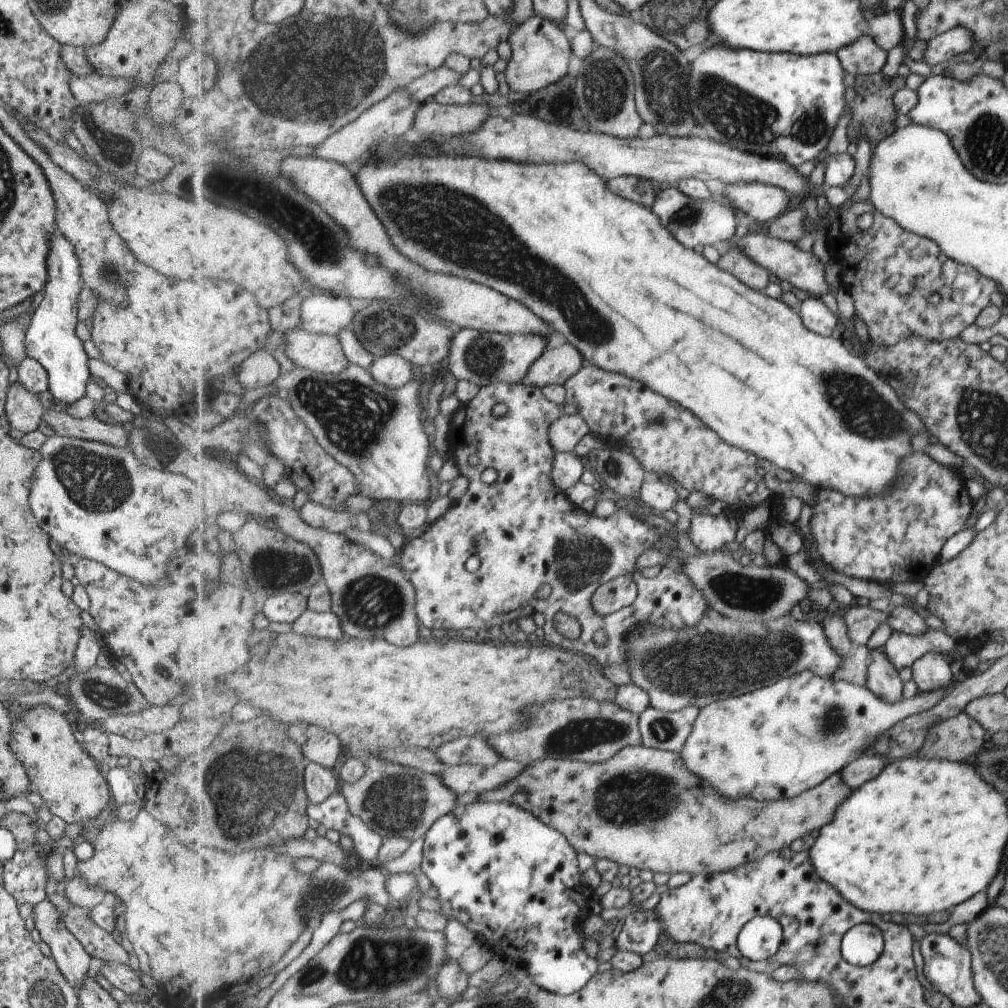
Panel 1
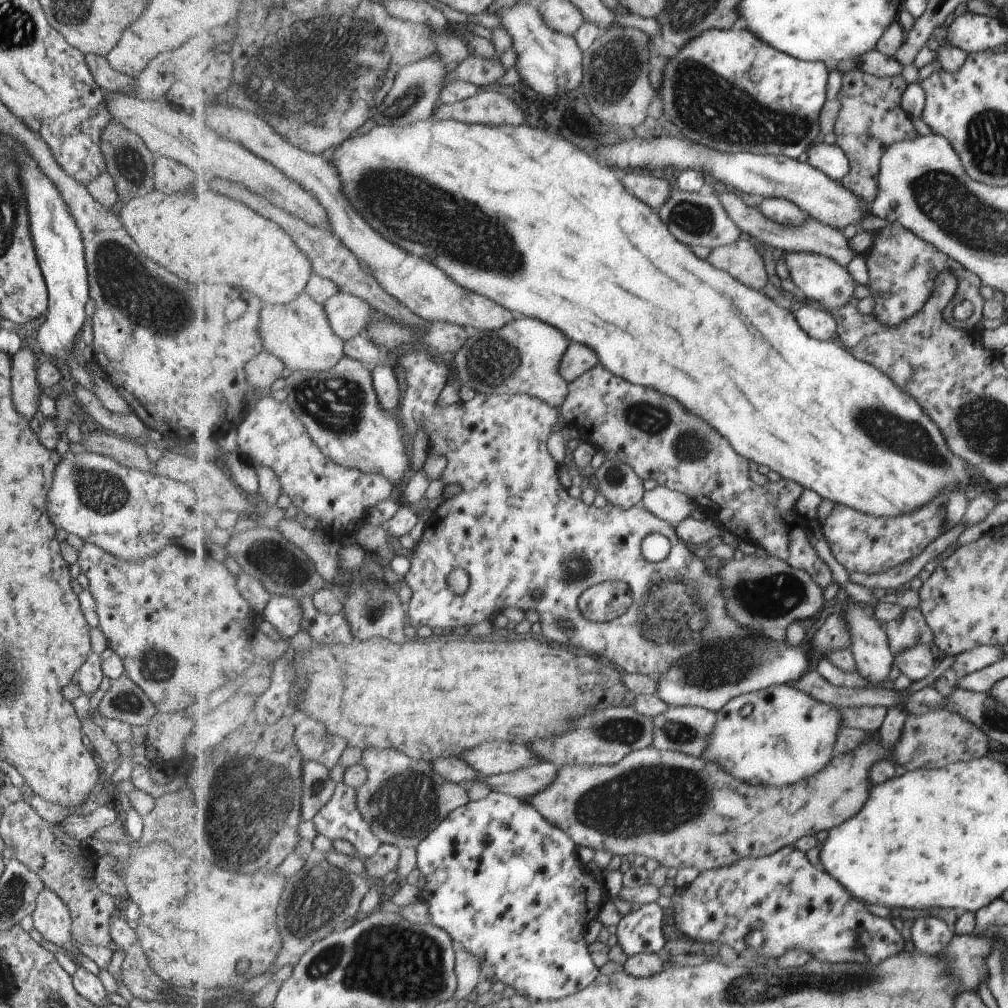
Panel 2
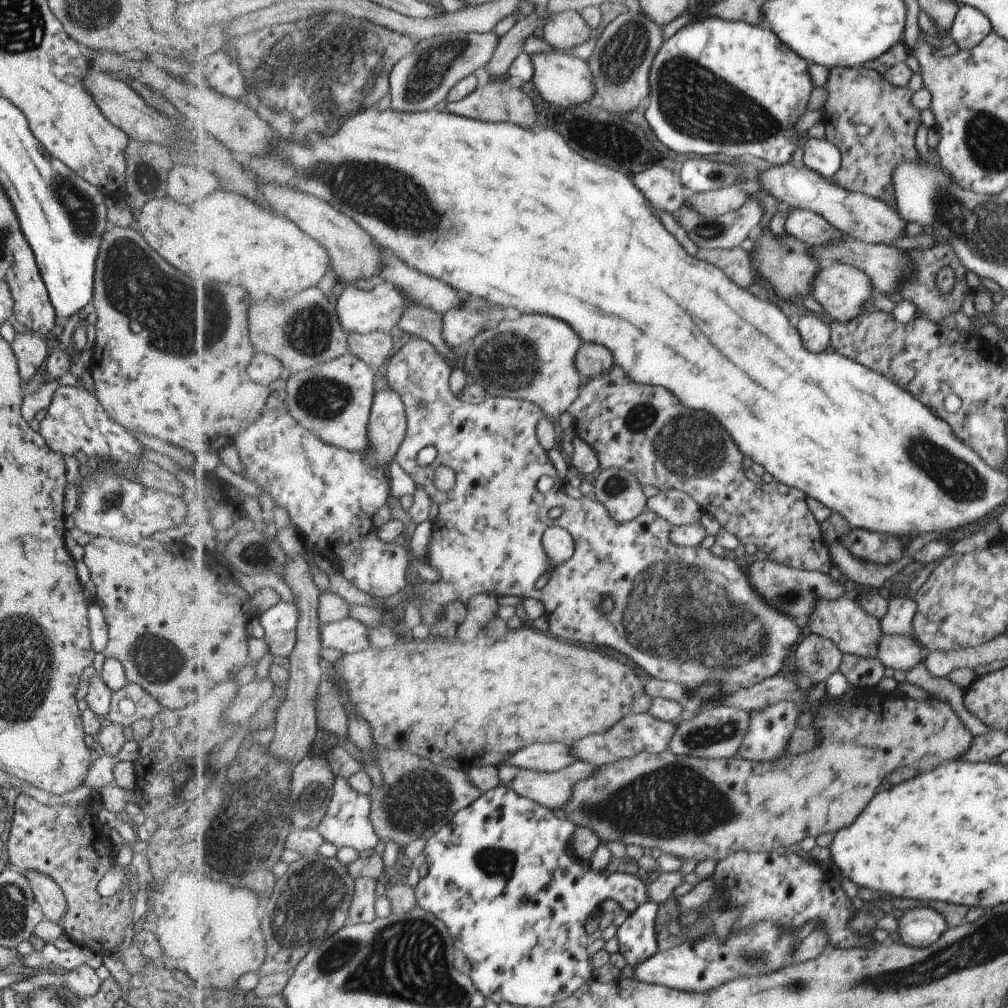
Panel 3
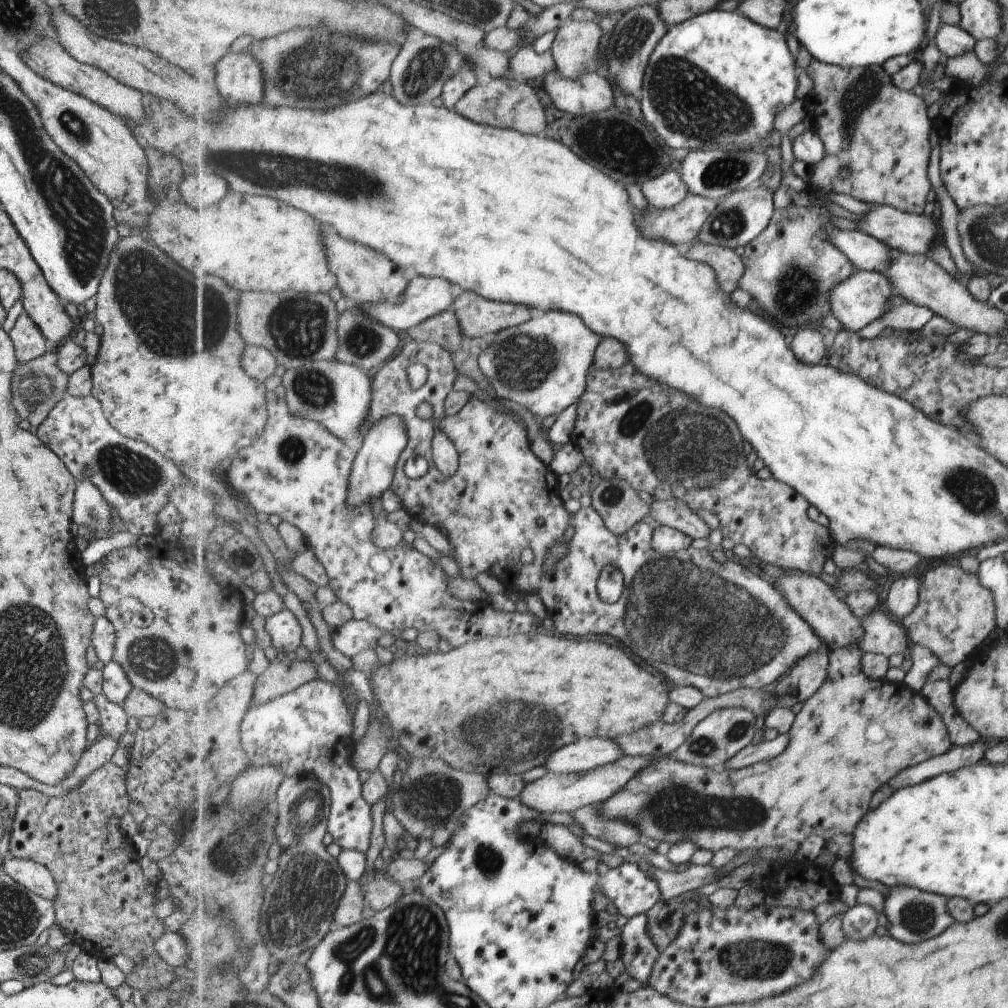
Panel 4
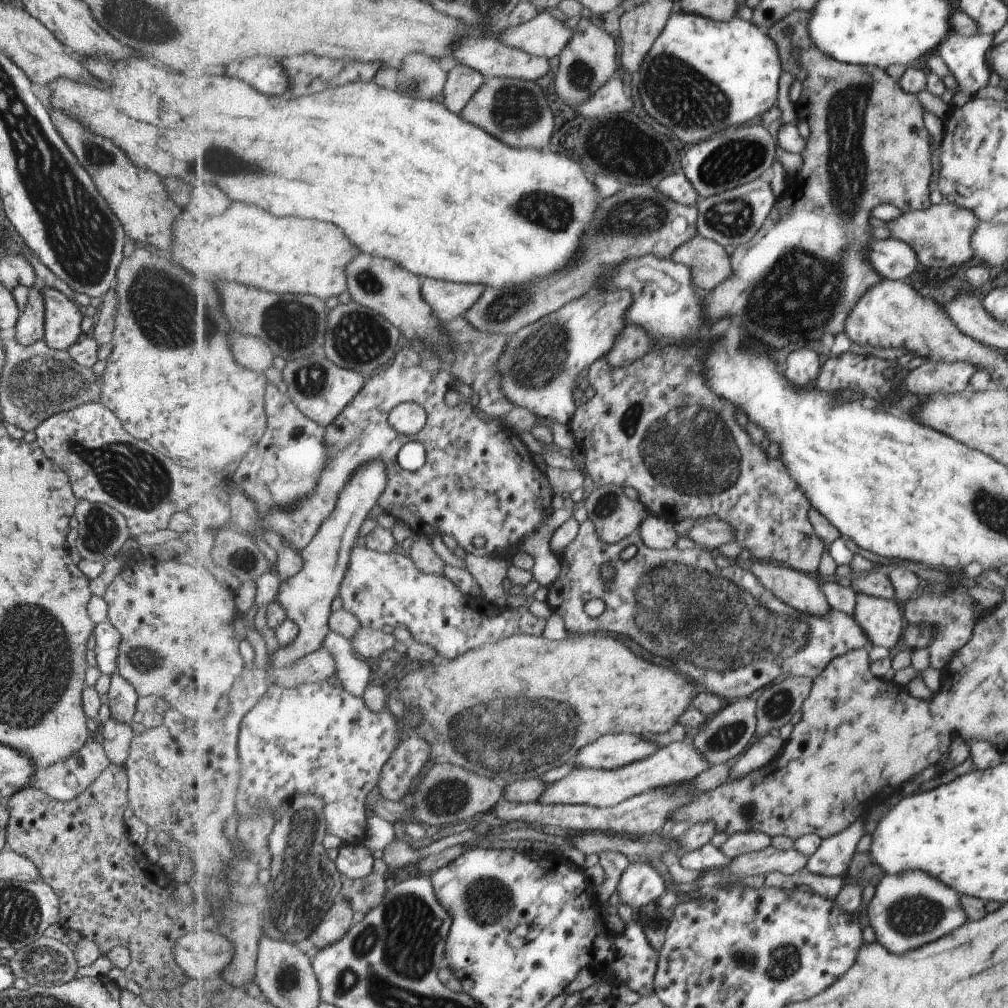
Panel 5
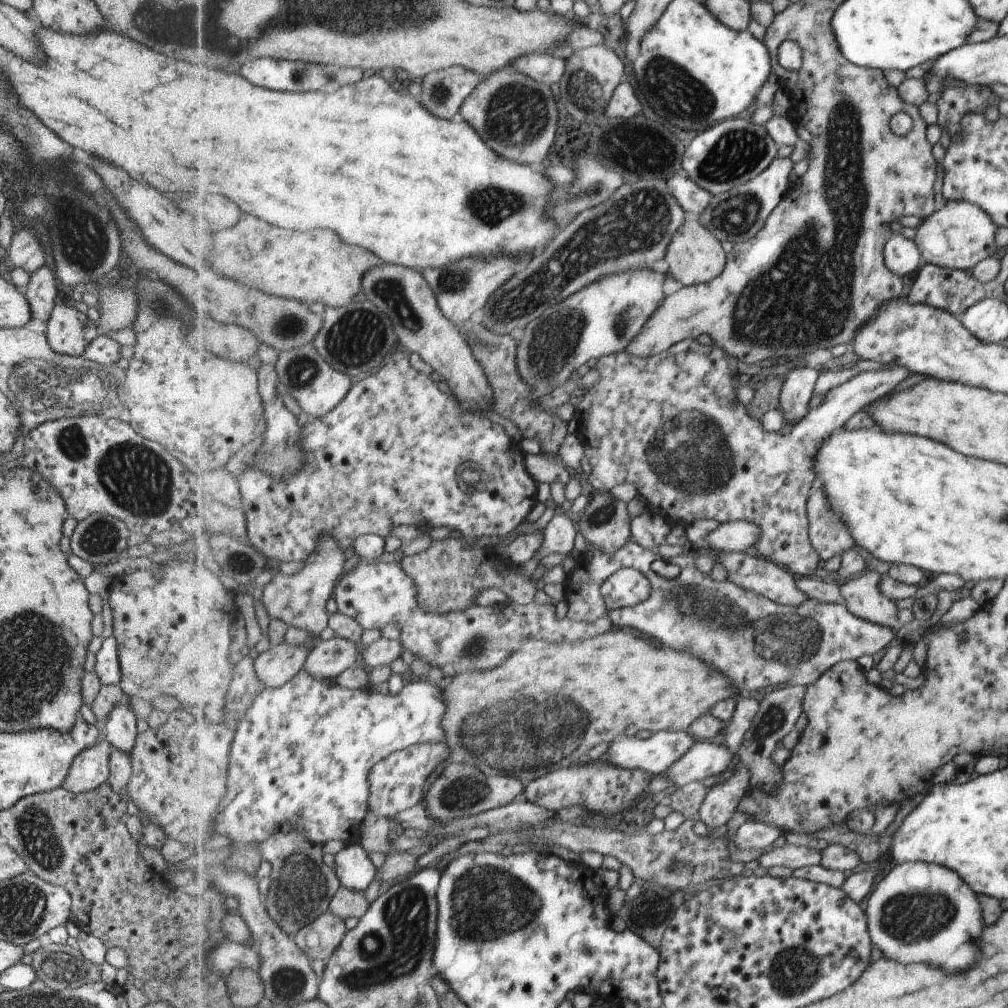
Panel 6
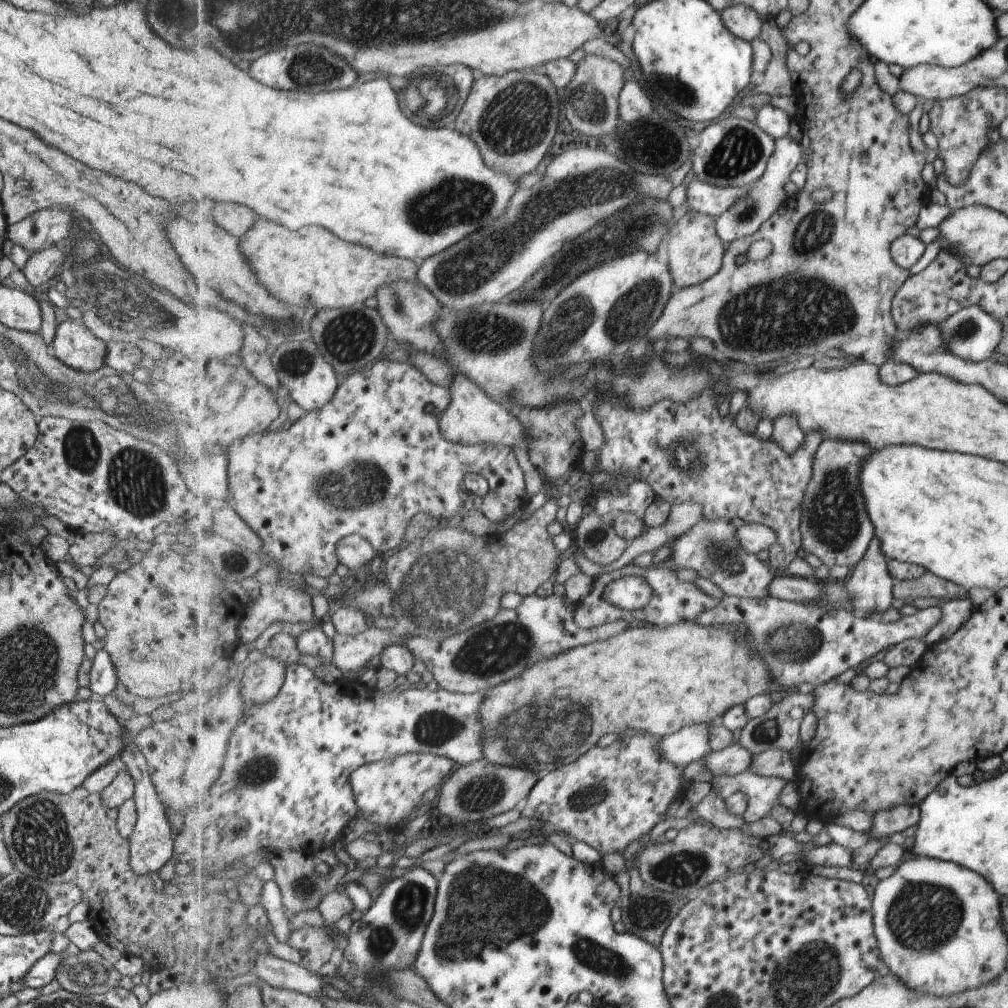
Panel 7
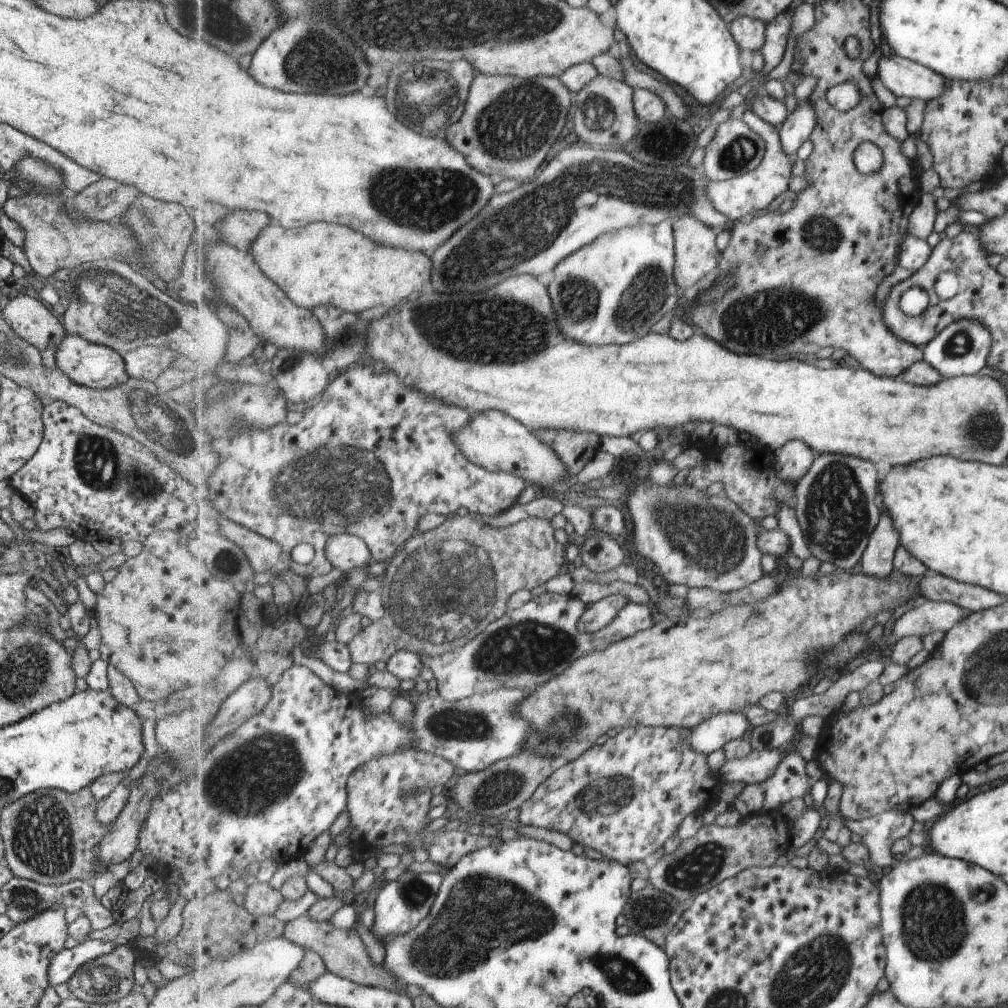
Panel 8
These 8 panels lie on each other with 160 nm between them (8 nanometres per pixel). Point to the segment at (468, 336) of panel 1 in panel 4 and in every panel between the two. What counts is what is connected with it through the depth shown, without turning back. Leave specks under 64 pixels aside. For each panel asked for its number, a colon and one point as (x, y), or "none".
2: (527, 354)
3: (532, 357)
4: (544, 364)

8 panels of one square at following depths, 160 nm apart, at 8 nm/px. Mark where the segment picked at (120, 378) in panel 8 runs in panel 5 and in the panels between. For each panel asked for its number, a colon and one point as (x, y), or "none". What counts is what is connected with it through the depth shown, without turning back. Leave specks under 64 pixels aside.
5: (61, 318)
6: (68, 332)
7: (73, 344)

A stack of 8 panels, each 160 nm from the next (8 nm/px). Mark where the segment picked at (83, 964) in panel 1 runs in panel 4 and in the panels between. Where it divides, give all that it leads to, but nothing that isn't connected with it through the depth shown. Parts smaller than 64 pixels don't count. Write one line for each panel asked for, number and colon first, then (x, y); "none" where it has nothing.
2: (51, 920)
3: (48, 896)
4: (33, 876)

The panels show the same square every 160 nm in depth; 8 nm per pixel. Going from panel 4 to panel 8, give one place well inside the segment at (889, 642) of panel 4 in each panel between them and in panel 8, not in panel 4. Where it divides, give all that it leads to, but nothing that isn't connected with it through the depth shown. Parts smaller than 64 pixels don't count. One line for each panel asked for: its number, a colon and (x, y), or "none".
5: (880, 618)
6: (862, 596)
7: (870, 586)
8: (876, 560)

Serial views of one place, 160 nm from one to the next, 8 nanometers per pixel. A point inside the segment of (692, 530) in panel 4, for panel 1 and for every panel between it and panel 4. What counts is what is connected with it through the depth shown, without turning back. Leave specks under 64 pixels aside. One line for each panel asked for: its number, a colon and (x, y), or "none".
1: (659, 497)
2: (674, 506)
3: (679, 508)

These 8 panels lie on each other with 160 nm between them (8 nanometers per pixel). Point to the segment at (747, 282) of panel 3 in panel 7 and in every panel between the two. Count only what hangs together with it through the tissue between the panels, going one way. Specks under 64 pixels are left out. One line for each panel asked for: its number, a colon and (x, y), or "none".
4: (730, 266)
5: (710, 265)
6: (696, 255)
7: (696, 253)

